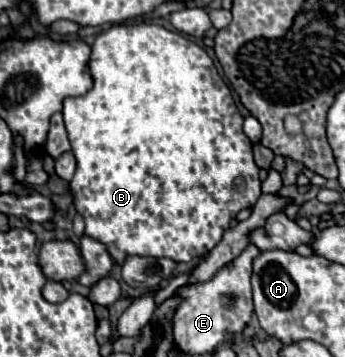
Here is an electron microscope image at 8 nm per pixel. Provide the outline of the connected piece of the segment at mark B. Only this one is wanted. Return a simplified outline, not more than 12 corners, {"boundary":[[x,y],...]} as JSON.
{"boundary":[[91,46],[63,102],[85,234],[191,262],[261,196],[207,52]]}

